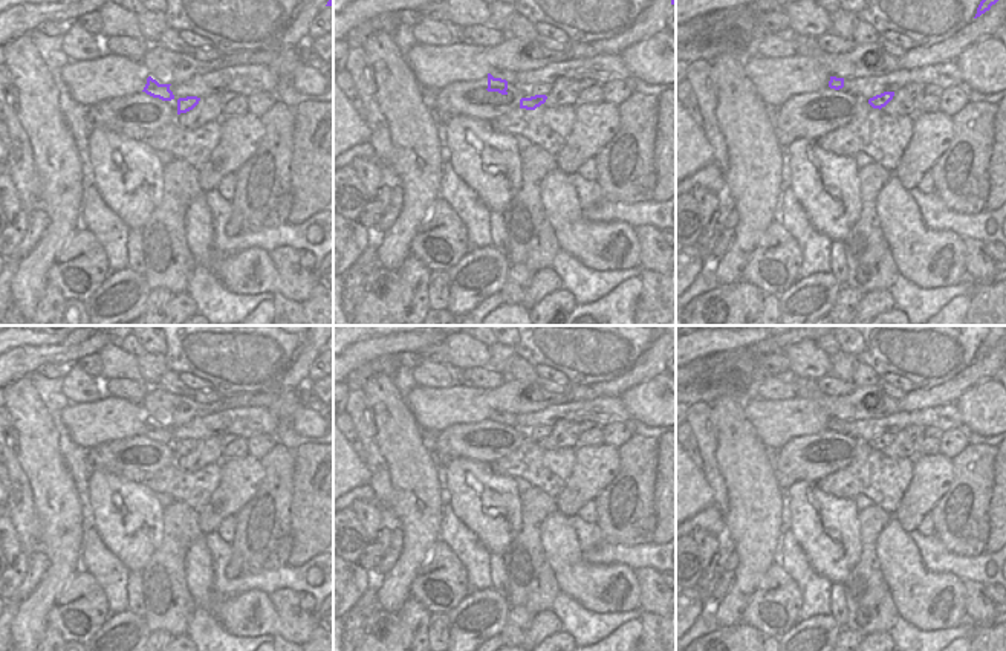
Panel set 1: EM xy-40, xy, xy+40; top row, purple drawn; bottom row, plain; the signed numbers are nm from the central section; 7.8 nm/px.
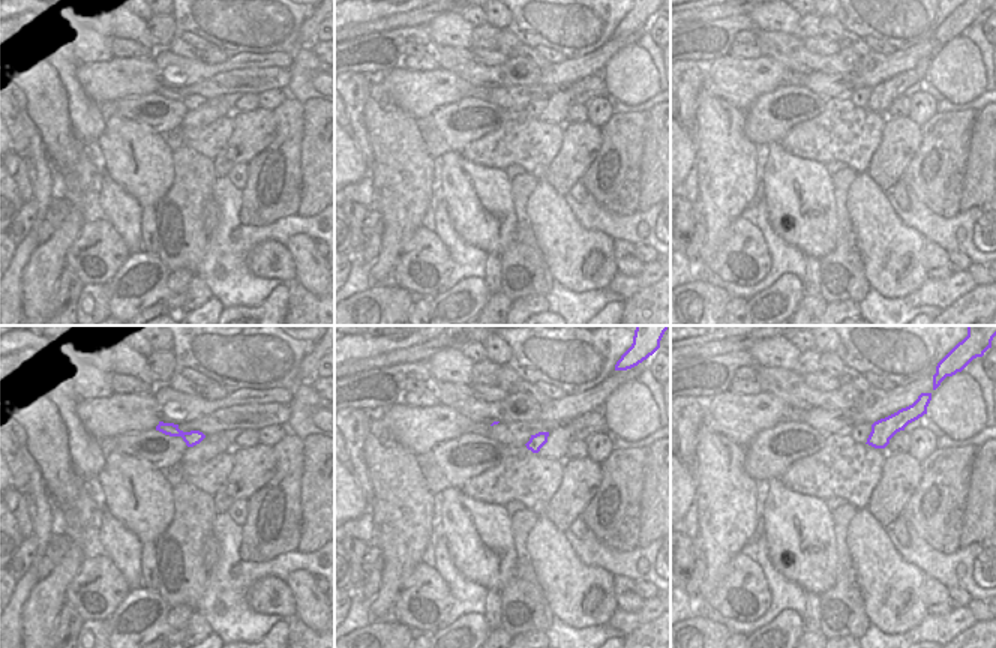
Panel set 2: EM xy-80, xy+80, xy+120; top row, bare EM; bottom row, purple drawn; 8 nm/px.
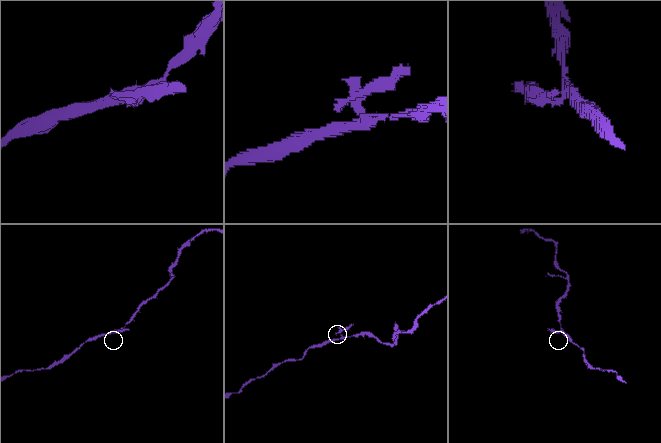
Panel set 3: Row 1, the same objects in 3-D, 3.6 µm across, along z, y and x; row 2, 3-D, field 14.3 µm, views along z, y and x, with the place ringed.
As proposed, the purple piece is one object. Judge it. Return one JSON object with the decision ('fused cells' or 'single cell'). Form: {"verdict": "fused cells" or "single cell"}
{"verdict": "fused cells"}

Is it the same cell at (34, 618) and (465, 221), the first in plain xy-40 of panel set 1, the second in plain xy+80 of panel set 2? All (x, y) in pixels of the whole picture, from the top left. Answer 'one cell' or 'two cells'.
two cells

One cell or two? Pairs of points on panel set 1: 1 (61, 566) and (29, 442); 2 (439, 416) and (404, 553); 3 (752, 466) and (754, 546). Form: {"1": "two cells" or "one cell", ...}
{"1": "one cell", "2": "two cells", "3": "one cell"}

